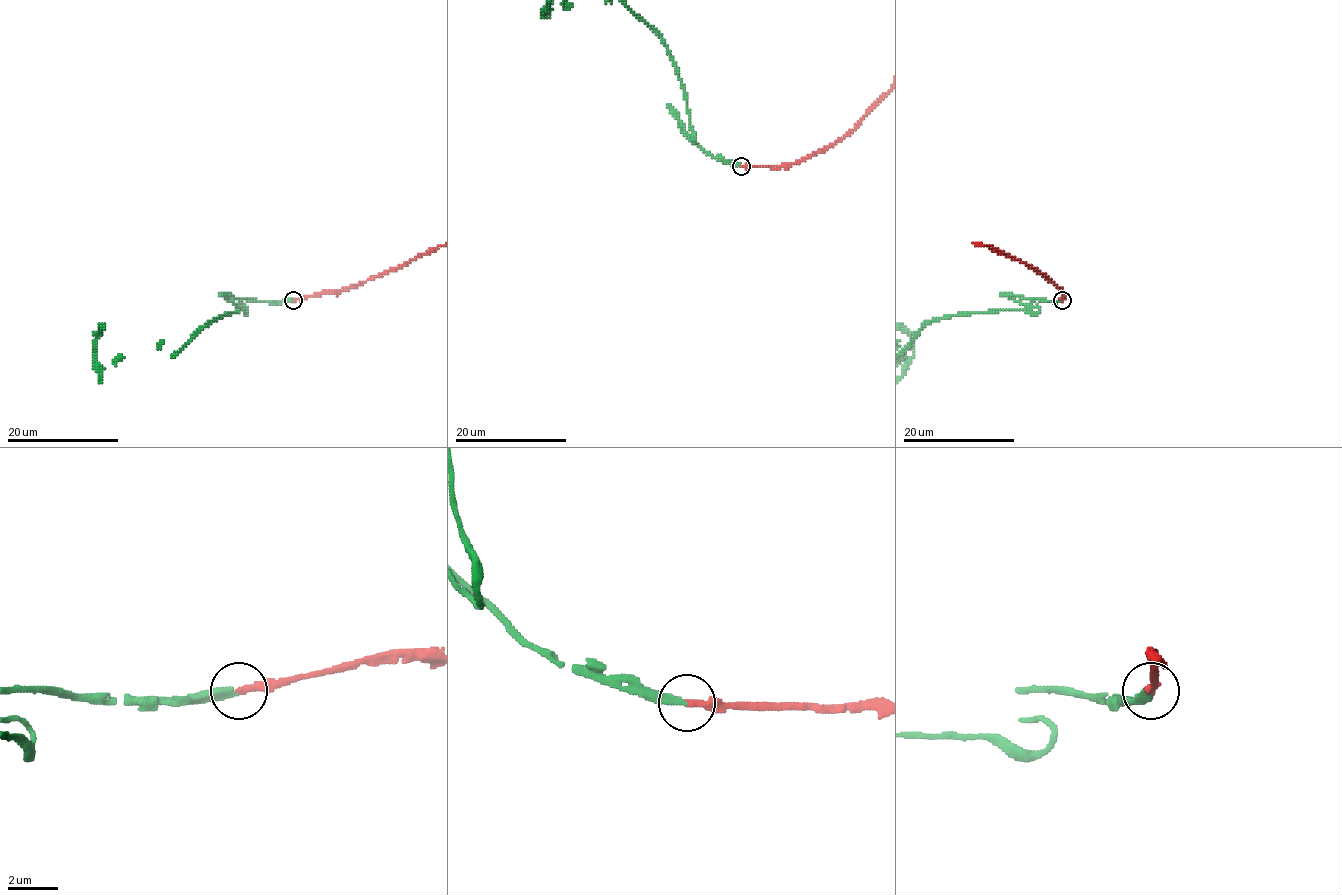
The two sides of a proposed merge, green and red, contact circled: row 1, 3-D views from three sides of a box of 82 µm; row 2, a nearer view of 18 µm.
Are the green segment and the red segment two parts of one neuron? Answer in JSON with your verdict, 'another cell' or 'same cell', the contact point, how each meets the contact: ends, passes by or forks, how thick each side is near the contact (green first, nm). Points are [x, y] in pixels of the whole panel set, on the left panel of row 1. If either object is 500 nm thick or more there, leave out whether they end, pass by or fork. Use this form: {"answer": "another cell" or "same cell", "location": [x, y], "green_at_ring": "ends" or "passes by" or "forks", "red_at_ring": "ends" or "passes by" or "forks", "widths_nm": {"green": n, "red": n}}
{"answer": "same cell", "location": [293, 300], "green_at_ring": "ends", "red_at_ring": "ends", "widths_nm": {"green": 320, "red": 280}}

